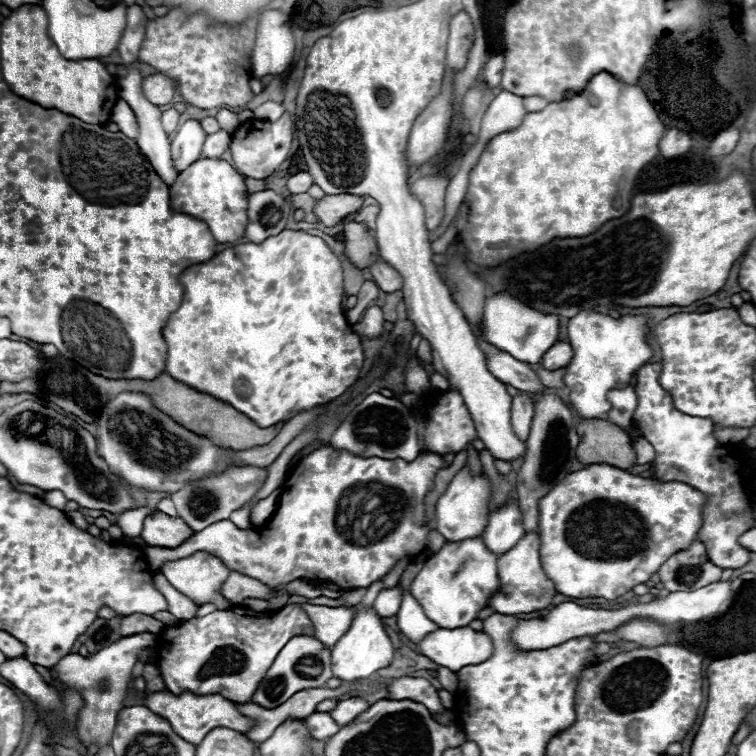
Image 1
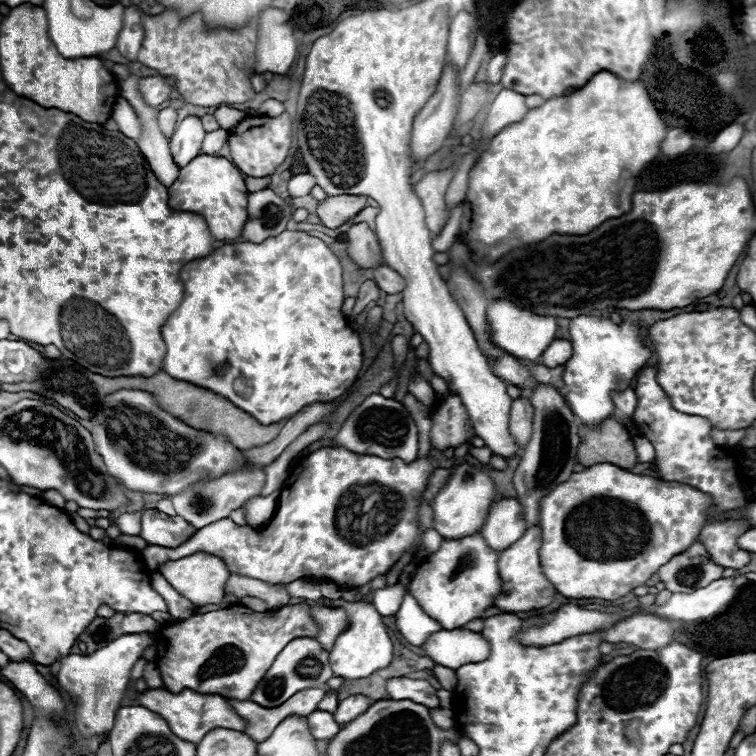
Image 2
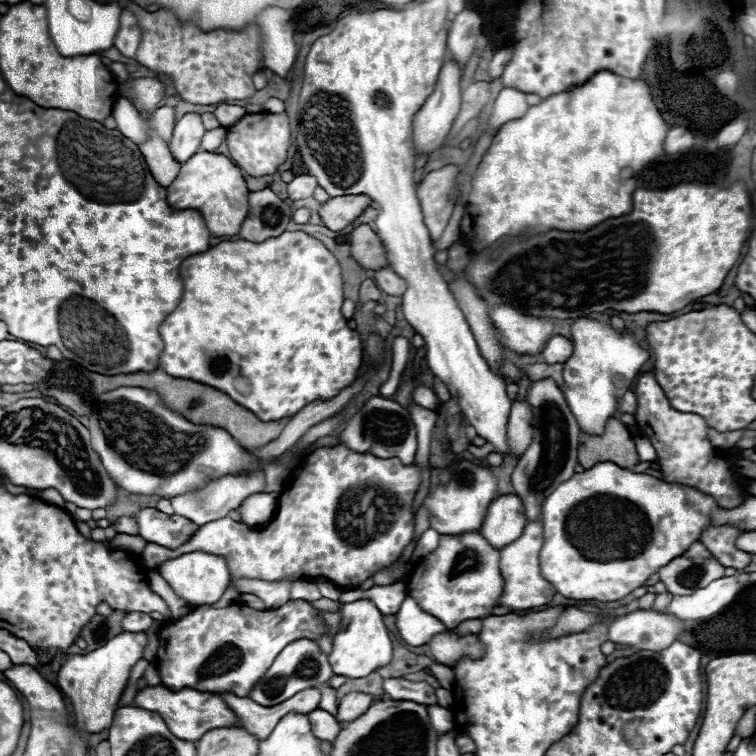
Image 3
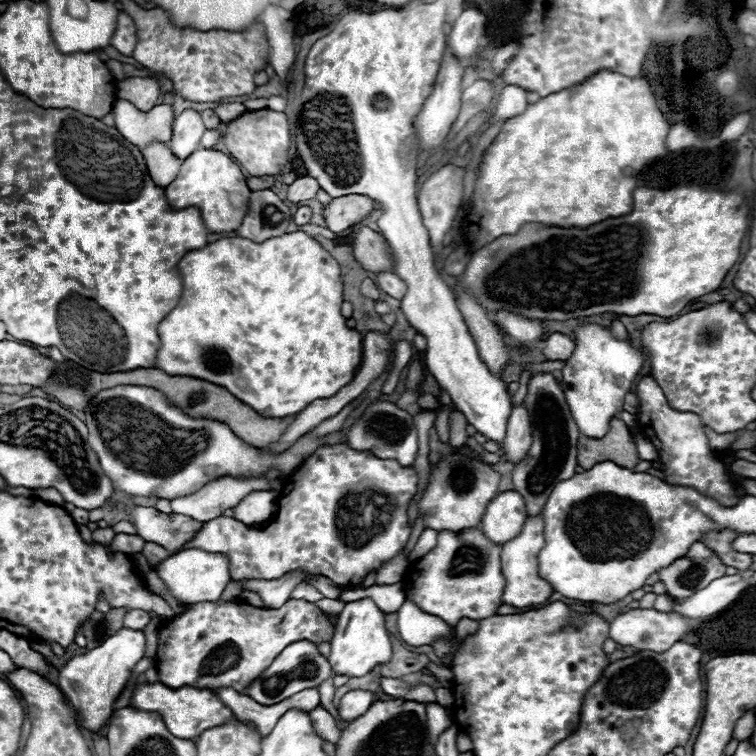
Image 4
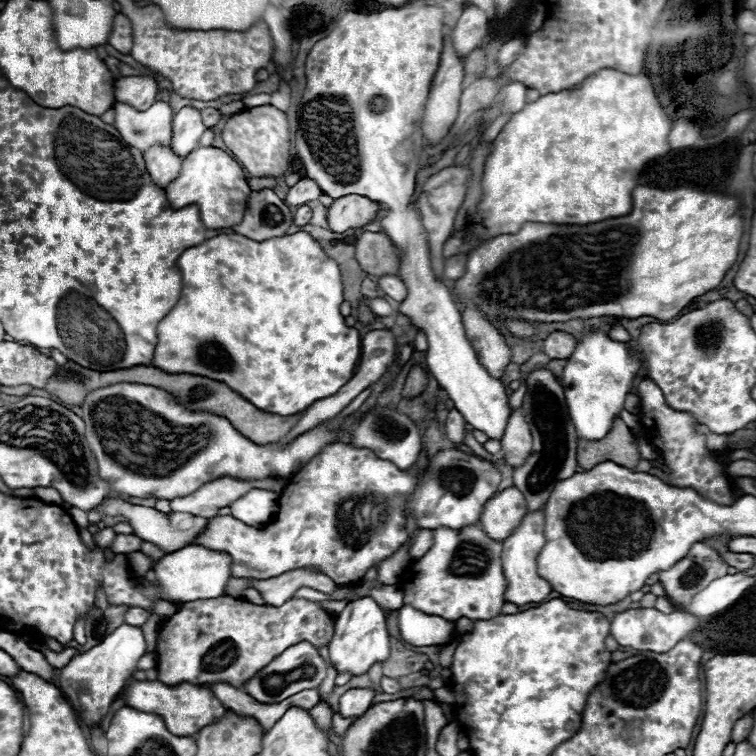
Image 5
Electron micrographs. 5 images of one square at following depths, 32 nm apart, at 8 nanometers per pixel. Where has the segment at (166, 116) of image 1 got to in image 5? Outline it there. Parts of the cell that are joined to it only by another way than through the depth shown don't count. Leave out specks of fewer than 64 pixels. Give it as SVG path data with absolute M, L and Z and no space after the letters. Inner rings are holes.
M154 102L148 110L134 110L128 104L116 104L114 126L120 136L140 152L150 146L170 146L172 140L172 108L166 102Z

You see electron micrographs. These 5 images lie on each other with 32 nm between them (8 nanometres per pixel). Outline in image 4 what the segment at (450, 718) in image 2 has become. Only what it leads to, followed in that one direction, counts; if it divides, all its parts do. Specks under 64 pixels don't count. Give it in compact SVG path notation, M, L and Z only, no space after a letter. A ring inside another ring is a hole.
M436 702L426 704L426 726L428 726L430 742L436 742L436 732L444 732L450 724L452 724L452 720L440 704L436 704Z

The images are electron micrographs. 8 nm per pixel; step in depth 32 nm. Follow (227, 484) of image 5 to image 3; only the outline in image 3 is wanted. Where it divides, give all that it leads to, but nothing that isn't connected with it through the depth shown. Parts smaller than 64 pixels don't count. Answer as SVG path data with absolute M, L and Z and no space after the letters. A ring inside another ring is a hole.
M256 472L256 474L238 474L238 476L228 474L228 476L222 476L218 480L208 482L200 490L194 490L194 492L188 492L188 494L182 494L182 496L172 498L172 508L174 508L176 514L186 516L192 522L196 522L196 524L202 526L206 522L224 518L226 512L238 508L252 492L262 492L264 488L266 488L266 480L264 480L264 474L262 472Z

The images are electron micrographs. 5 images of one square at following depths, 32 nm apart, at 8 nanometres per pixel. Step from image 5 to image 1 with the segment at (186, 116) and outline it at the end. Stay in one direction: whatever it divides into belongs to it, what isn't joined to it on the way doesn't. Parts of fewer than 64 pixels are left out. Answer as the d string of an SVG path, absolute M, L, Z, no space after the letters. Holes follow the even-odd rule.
M186 120L178 126L178 130L172 136L170 148L172 148L172 160L176 164L176 170L182 172L192 164L192 160L198 160L202 156L202 144L204 144L204 130L198 120Z

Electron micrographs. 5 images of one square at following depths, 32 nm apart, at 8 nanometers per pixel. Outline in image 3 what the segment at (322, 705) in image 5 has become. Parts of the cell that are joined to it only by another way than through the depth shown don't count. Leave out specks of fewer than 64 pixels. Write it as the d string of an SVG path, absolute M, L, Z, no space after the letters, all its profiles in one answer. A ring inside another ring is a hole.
M316 708L308 714L308 718L312 720L312 732L316 732L316 736L320 740L328 740L328 742L334 742L340 734L340 724L336 722L336 718L322 710L322 708Z

